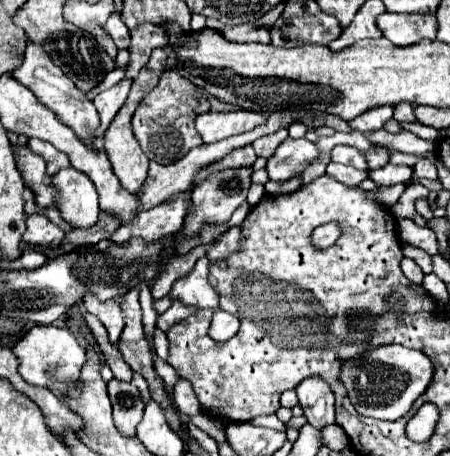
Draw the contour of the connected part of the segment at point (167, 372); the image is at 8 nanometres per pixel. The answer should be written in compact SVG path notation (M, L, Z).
M155 357L155 371L157 371L157 375L165 381L165 385L167 385L167 389L173 389L175 387L175 383L179 381L179 375L177 375L177 371L169 365L169 363L165 363L165 361L161 361L159 357Z

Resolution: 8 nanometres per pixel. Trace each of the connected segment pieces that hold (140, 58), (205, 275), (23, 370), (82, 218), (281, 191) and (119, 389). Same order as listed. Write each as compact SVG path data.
M143 25L139 29L133 29L131 33L131 45L129 45L129 65L127 65L127 73L125 77L133 79L149 61L151 51L159 49L159 47L169 47L169 35L163 27L157 25Z
M199 259L193 271L173 283L171 297L179 299L185 305L195 305L197 309L217 309L219 307L219 293L209 283L209 259Z
M35 325L19 343L11 349L19 357L19 373L21 377L35 387L45 387L59 397L65 397L69 389L81 389L81 369L87 363L87 353L79 345L77 337L69 329L53 327L53 325Z
M73 167L53 175L51 183L59 189L59 211L73 227L91 227L97 223L99 197L93 181Z
M295 177L295 181L287 181L287 183L267 183L265 191L271 197L279 197L279 195L289 195L297 191L299 187L301 187L301 177Z
M111 379L109 381L109 399L113 405L113 419L121 435L135 437L135 427L143 417L145 403L139 395L139 389L131 383Z

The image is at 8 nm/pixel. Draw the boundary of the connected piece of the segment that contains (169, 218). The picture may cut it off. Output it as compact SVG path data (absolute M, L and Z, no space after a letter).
M191 189L183 191L175 201L167 201L139 213L139 221L135 221L135 225L117 229L111 241L129 241L131 237L143 237L143 241L151 241L151 237L159 237L159 233L177 233L183 227L189 201Z

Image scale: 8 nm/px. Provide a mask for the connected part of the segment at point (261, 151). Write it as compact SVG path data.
M279 129L279 131L273 133L273 135L259 137L257 141L253 141L253 149L255 149L255 153L257 153L259 157L269 159L269 157L275 153L275 149L277 149L285 139L287 139L287 129Z

